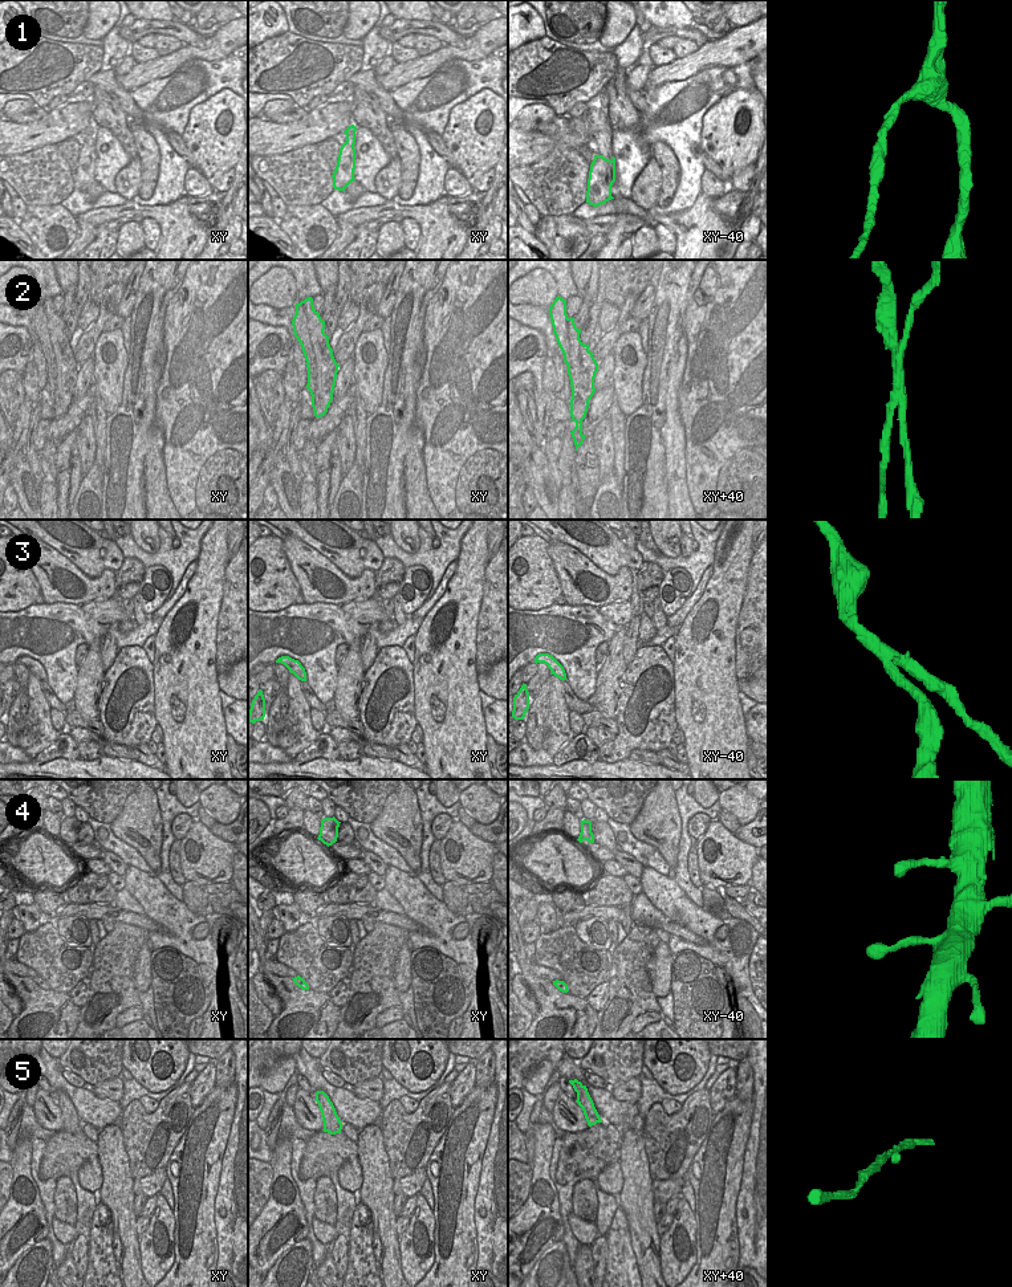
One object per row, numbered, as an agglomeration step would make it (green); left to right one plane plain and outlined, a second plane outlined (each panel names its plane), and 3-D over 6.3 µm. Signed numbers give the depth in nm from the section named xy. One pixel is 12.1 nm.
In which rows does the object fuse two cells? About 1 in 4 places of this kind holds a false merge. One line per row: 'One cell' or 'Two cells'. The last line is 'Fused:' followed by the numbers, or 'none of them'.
1: One cell
2: Two cells
3: One cell
4: One cell
5: One cell
Fused: 2

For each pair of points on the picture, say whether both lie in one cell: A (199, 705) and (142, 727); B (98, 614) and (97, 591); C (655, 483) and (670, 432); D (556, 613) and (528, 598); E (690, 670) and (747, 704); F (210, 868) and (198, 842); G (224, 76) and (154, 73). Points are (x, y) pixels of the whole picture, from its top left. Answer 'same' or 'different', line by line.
A: different
B: different
C: same
D: different
E: different
F: same
G: different

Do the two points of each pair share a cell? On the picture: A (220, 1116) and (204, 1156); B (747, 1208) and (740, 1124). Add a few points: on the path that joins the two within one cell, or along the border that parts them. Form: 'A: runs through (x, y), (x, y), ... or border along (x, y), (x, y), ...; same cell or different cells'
A: runs through (211, 1125), (204, 1147); same cell
B: border along (751, 1129), (747, 1137), (740, 1188), (738, 1190); different cells

